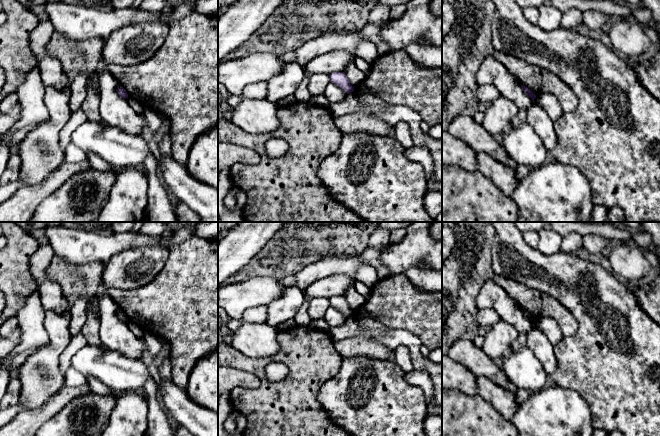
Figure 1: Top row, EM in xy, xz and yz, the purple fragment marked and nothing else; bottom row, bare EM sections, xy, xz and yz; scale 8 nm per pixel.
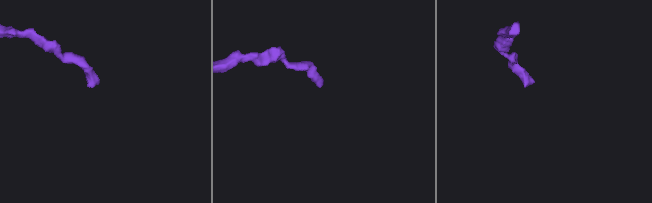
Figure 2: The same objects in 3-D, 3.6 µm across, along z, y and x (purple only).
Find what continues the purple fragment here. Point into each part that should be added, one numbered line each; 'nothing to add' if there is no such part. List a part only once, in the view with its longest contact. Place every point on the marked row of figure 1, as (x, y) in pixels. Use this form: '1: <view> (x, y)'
nothing to add

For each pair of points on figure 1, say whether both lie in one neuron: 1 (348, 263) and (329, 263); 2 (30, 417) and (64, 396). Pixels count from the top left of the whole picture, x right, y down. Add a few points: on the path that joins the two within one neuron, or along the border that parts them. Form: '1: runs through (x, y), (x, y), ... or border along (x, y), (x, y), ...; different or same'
1: runs through (343, 263), (334, 263); same
2: runs through (38, 416), (45, 413), (56, 403); same

